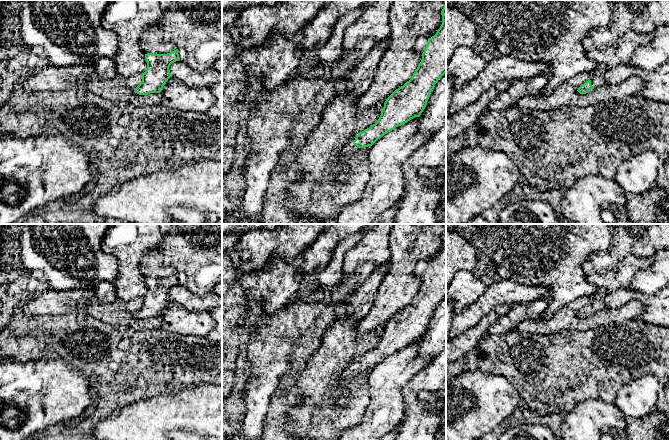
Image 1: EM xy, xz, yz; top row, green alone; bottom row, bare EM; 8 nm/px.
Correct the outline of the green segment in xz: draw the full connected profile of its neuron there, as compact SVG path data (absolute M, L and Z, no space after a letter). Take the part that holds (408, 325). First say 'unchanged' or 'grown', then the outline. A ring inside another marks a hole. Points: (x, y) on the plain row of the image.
grown | M446 227L441 235L442 248L431 262L419 261L415 275L422 279L422 284L413 300L403 310L396 313L385 325L378 345L360 356L353 368L358 372L372 370L378 363L415 341L419 341L427 329L427 325L435 308L446 297Z

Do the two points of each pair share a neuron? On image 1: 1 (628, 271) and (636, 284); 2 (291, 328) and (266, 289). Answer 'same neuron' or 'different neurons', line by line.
1: different neurons
2: different neurons

